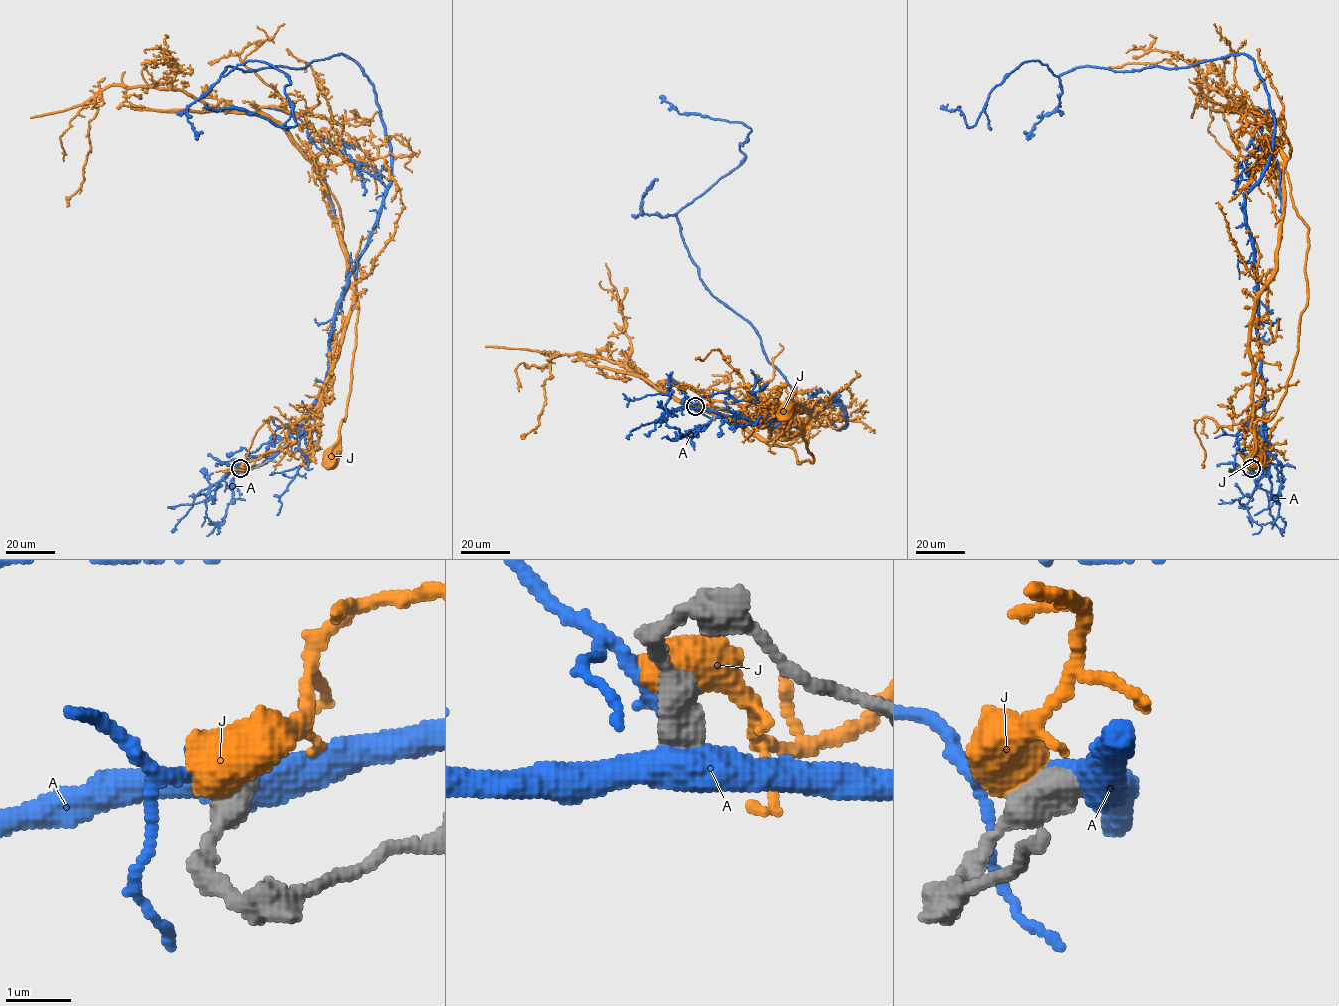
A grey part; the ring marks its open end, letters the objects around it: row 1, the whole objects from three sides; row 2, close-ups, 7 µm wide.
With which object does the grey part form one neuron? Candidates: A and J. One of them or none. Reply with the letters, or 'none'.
none

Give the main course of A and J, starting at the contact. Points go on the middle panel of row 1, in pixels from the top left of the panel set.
A: (695, 406), (761, 420), (838, 400), (846, 426), (800, 402), (681, 235), (751, 129), (659, 97)
J: (695, 405), (737, 415), (753, 402), (799, 405), (802, 430), (774, 439), (813, 461), (787, 407)

